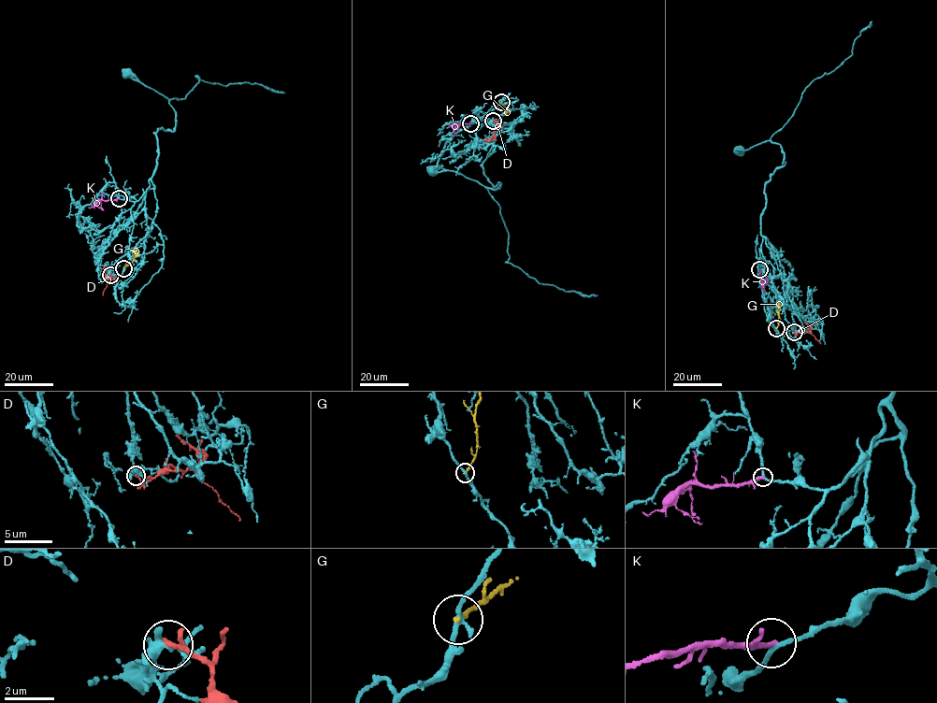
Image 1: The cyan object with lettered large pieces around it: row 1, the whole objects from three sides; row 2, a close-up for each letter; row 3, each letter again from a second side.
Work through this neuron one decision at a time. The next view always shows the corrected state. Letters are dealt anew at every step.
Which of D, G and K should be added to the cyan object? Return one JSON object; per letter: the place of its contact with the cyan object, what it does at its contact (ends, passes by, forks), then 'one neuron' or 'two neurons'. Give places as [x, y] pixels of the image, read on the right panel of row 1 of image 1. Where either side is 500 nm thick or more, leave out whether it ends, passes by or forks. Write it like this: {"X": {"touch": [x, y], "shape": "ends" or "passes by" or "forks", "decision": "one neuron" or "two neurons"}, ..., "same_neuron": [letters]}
{"D": {"touch": [794, 332], "shape": "ends", "decision": "two neurons"}, "G": {"touch": [776, 328], "shape": "ends", "decision": "two neurons"}, "K": {"touch": [759, 269], "shape": "ends", "decision": "two neurons"}, "same_neuron": []}

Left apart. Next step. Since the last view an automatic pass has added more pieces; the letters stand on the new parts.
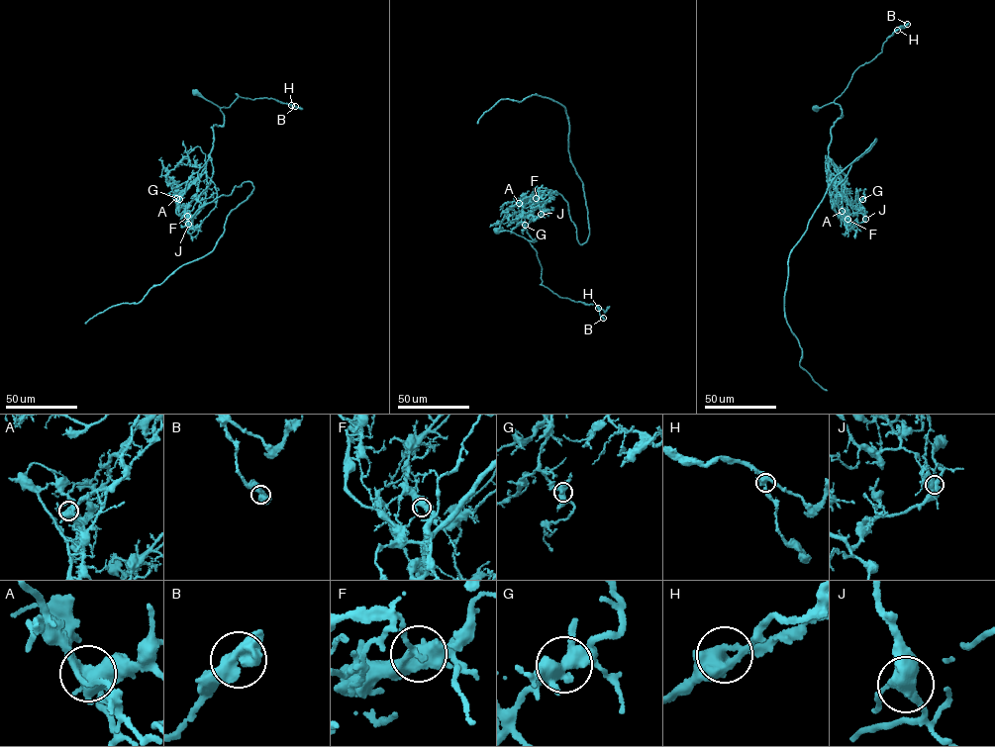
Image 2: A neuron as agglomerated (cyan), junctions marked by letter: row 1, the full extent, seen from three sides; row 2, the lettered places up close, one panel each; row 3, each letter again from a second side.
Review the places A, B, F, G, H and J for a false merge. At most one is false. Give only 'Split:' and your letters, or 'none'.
Split: A

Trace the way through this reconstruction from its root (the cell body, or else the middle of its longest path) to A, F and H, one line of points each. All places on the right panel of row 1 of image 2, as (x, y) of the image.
A: (816, 108), (833, 102), (840, 105), (842, 111), (842, 116), (831, 129), (826, 180), (842, 211)
F: (816, 108), (833, 102), (840, 105), (842, 111), (842, 117), (831, 128), (828, 154), (840, 180), (847, 219)
H: (816, 108), (833, 102), (841, 94), (854, 70), (882, 51), (883, 43), (897, 30)

